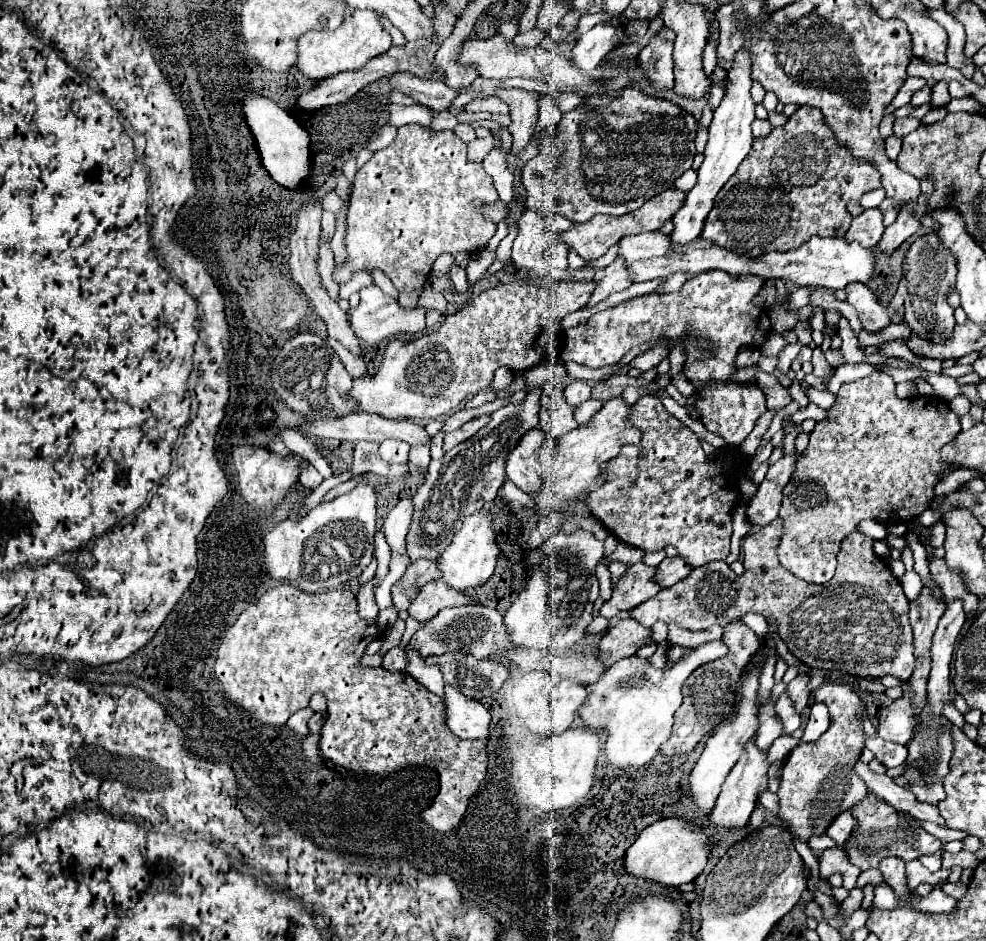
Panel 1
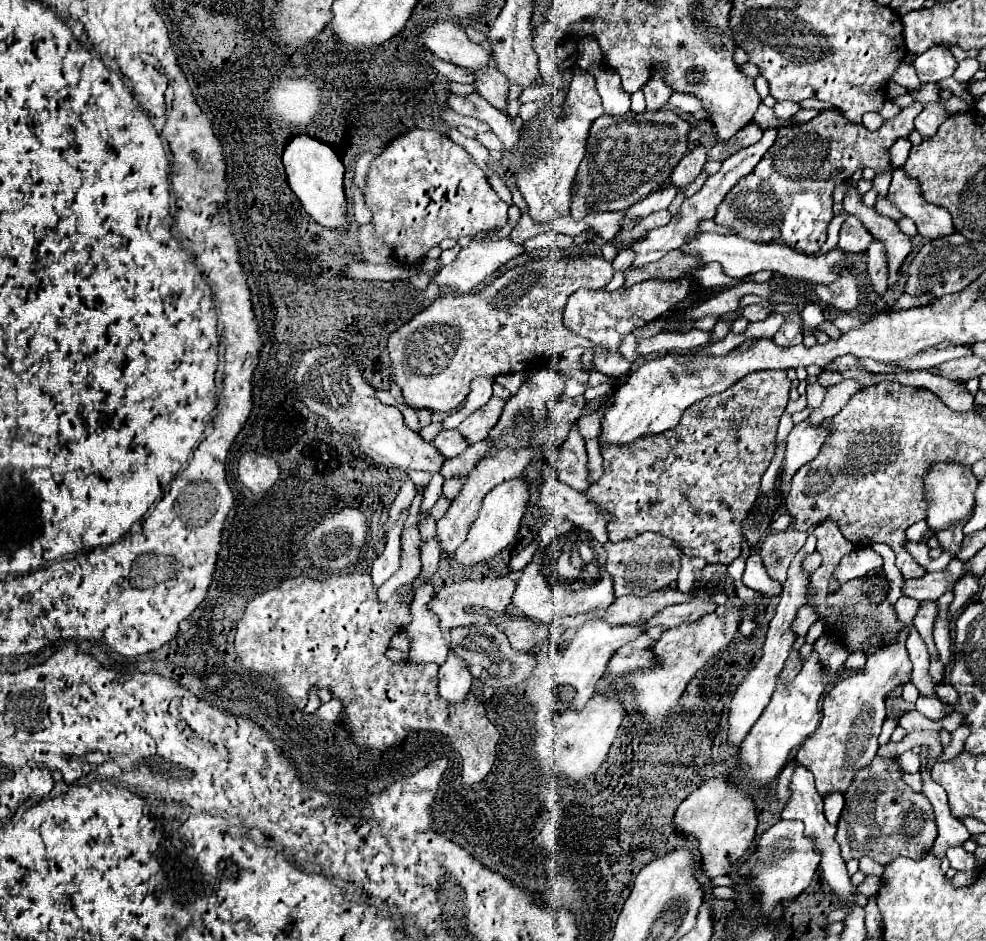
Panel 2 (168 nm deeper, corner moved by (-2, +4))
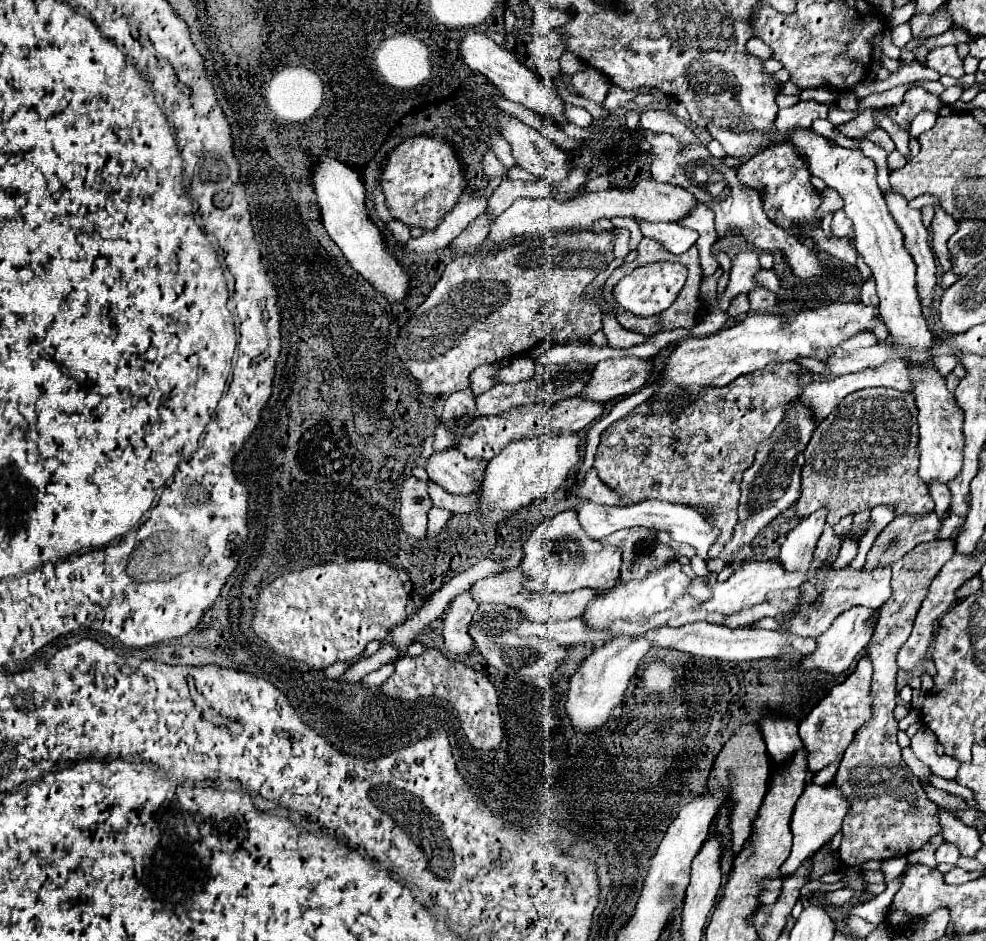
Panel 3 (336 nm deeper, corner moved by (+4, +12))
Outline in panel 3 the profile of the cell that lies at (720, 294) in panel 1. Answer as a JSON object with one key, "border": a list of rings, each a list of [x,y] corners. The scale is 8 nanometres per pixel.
{"border":[[[654,262],[636,268],[632,274],[624,276],[618,286],[614,288],[614,298],[618,304],[622,304],[626,310],[640,314],[640,316],[654,316],[666,310],[678,296],[686,282],[686,268],[682,264],[672,262]]]}

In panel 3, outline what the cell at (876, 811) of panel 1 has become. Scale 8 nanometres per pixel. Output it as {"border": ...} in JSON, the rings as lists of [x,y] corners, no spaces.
{"border":[[[934,540],[934,542],[924,542],[916,548],[912,548],[908,554],[904,554],[898,562],[892,564],[892,596],[888,602],[882,604],[880,608],[880,620],[876,624],[872,642],[868,644],[868,656],[874,668],[872,676],[872,718],[854,734],[854,742],[846,748],[846,754],[842,758],[842,764],[838,768],[838,788],[846,794],[850,806],[850,812],[846,814],[842,822],[842,844],[838,850],[838,856],[844,864],[862,864],[868,860],[884,860],[884,858],[894,858],[894,856],[906,856],[918,848],[922,848],[932,836],[942,832],[940,826],[940,812],[936,810],[934,802],[928,800],[924,794],[922,784],[910,774],[910,768],[900,756],[900,746],[896,742],[896,732],[898,732],[898,722],[894,718],[894,708],[896,708],[896,654],[902,648],[902,644],[908,640],[910,630],[912,630],[912,618],[916,616],[916,610],[920,608],[922,600],[928,594],[928,586],[932,578],[938,574],[938,570],[950,560],[954,554],[954,540]]]}

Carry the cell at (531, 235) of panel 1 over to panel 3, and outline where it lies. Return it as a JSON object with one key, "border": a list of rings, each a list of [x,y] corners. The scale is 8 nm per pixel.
{"border":[[[586,66],[584,70],[576,72],[572,76],[572,86],[578,88],[580,96],[590,98],[594,102],[602,102],[610,90],[608,78],[600,70],[594,70],[594,66]]]}

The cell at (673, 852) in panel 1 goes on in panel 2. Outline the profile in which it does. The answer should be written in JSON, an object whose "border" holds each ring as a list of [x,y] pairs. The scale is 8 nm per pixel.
{"border":[[[712,778],[706,784],[702,784],[694,794],[690,794],[680,804],[680,810],[676,810],[676,818],[672,822],[676,826],[676,834],[696,842],[696,848],[702,856],[700,868],[708,878],[728,874],[732,866],[740,862],[754,846],[754,804],[736,784],[726,782],[724,778]]]}

